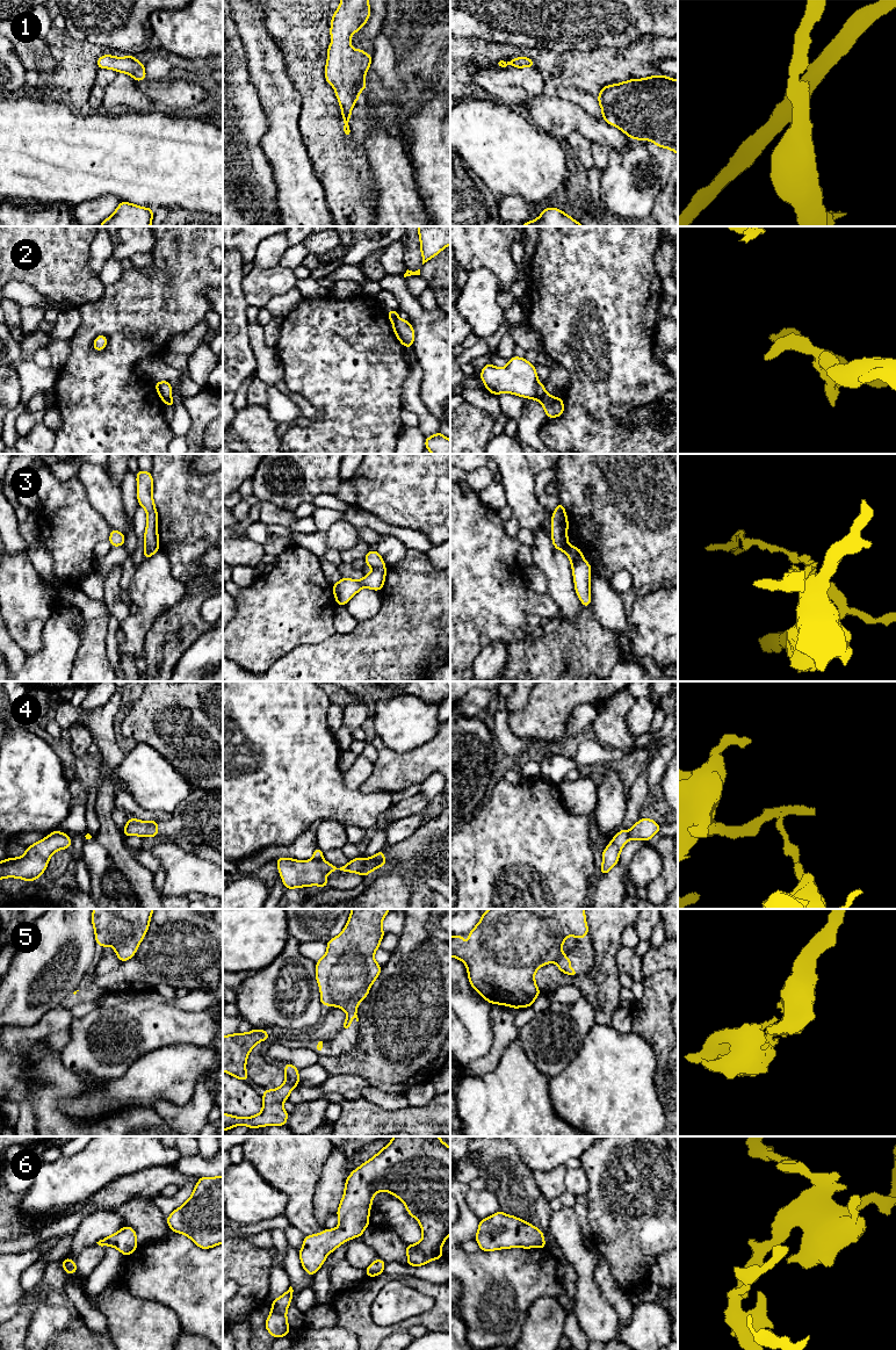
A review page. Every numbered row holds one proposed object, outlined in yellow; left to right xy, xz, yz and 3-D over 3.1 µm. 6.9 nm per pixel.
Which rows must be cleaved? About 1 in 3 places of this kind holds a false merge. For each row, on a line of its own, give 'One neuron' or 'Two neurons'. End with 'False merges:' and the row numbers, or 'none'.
1: One neuron
2: Two neurons
3: Two neurons
4: Two neurons
5: One neuron
6: One neuron
False merges: 2, 3, 4

